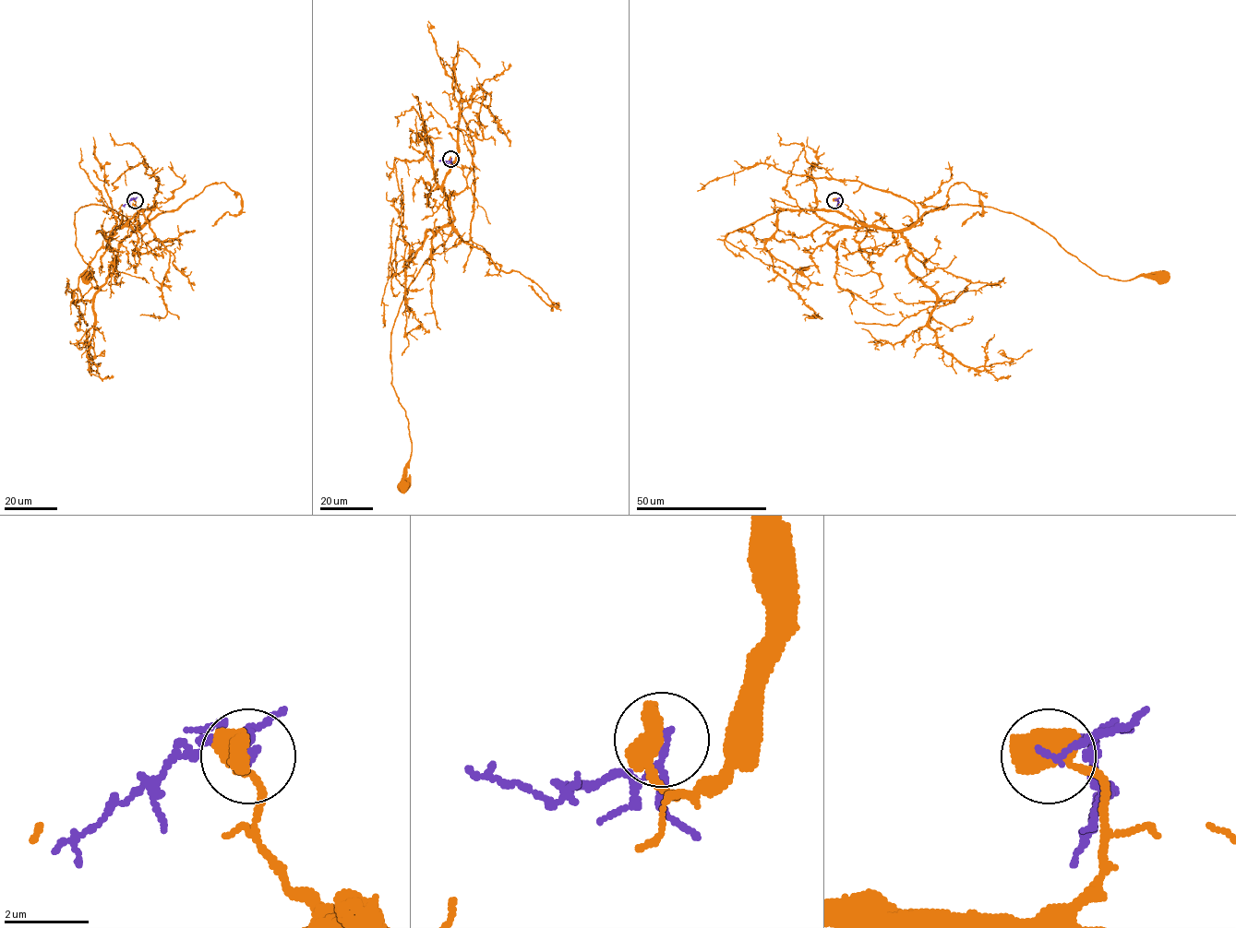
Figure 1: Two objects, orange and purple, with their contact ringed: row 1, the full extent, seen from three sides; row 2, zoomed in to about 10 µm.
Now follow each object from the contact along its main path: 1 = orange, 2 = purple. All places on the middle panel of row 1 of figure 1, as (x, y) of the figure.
1: (451, 159), (443, 189), (451, 229), (405, 294), (392, 327), (391, 386), (412, 444), (402, 485)
2: (451, 159), (442, 162), (438, 160)

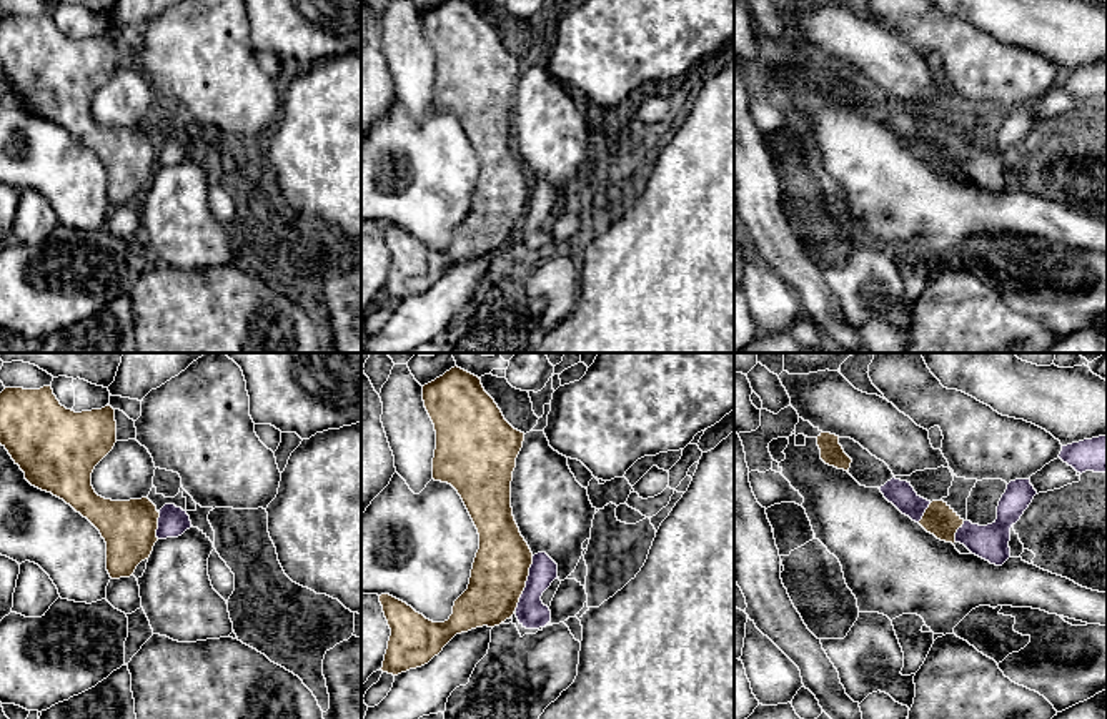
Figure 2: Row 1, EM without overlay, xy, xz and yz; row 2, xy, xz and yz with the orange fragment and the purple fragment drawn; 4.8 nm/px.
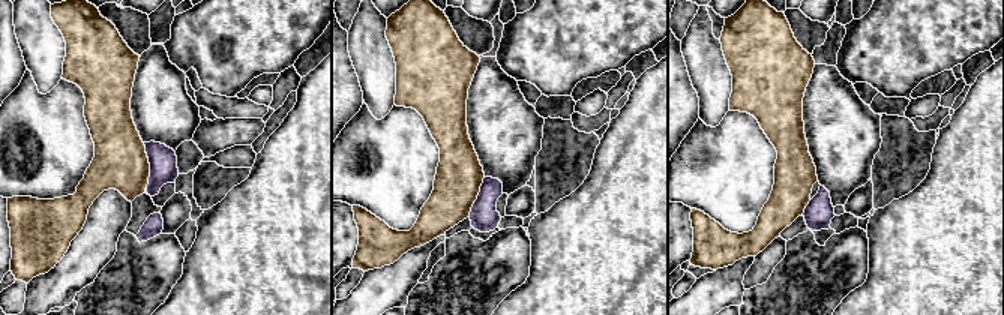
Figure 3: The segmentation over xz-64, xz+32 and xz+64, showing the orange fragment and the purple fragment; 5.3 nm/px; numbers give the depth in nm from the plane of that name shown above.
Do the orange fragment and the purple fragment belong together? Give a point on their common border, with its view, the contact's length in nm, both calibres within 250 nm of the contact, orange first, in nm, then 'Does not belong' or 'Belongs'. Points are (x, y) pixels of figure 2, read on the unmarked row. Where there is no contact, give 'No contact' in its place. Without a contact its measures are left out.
Touches orange at xz (525, 210). Shared border 280 nm. Thickness 280 nm (orange) against 150 nm. Does not belong

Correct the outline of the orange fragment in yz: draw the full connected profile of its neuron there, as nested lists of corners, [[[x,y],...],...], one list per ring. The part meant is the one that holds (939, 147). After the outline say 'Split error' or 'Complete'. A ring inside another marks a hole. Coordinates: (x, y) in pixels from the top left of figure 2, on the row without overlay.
[[[932,128],[919,151],[937,166],[954,171],[964,146],[947,130]]]. Complete

